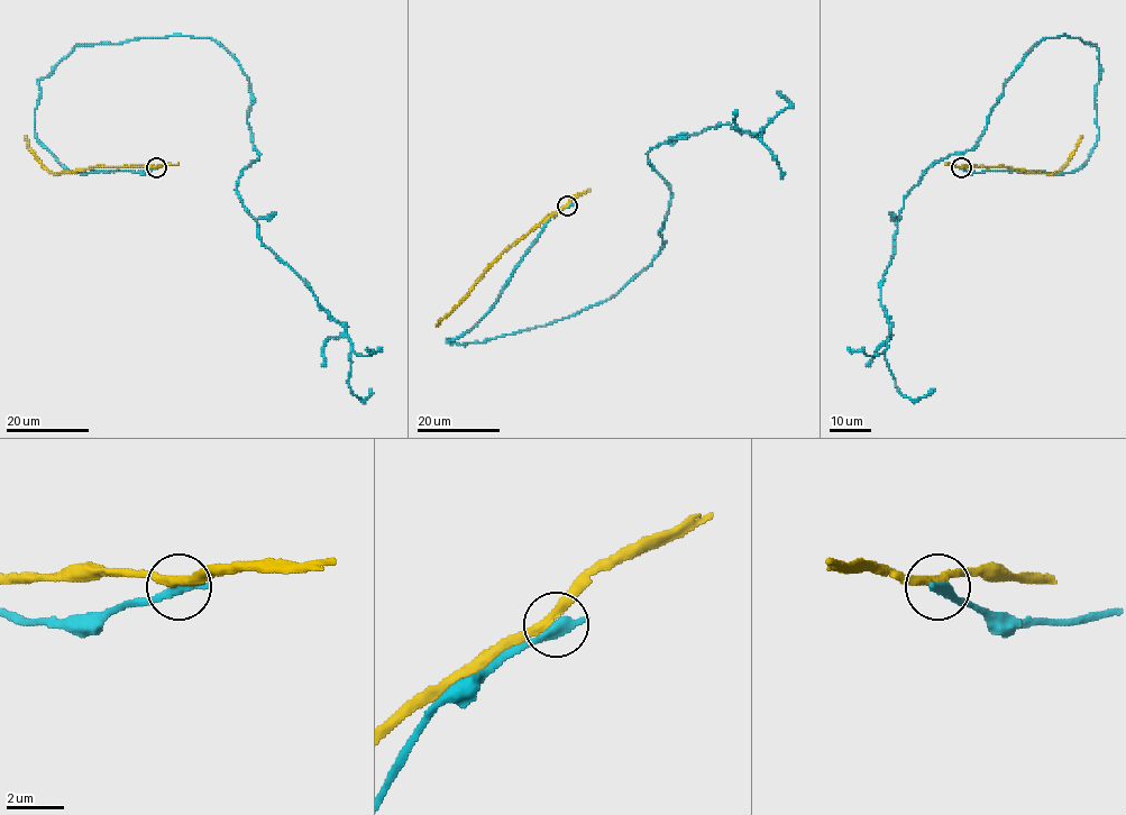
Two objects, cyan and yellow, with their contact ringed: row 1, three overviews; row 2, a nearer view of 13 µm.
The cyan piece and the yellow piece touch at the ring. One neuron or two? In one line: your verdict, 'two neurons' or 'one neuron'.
two neurons

